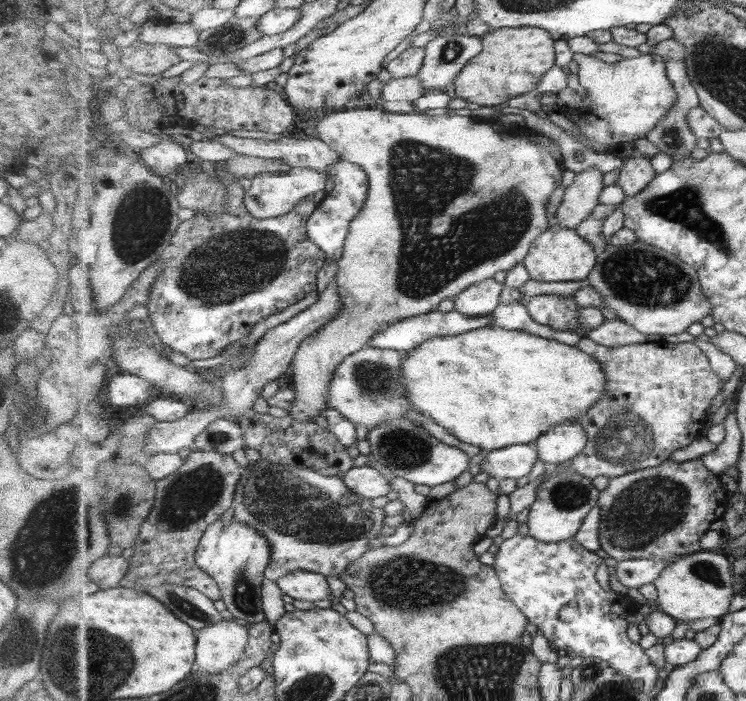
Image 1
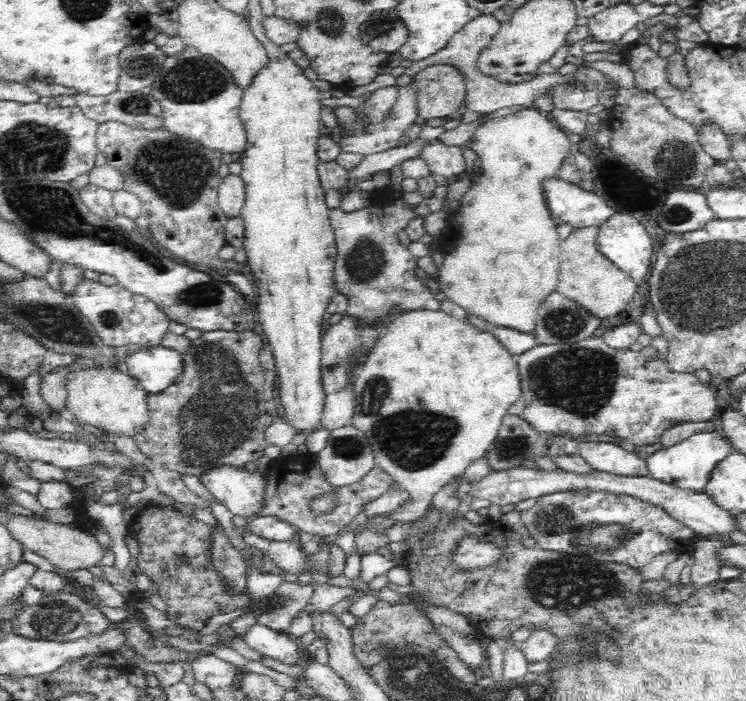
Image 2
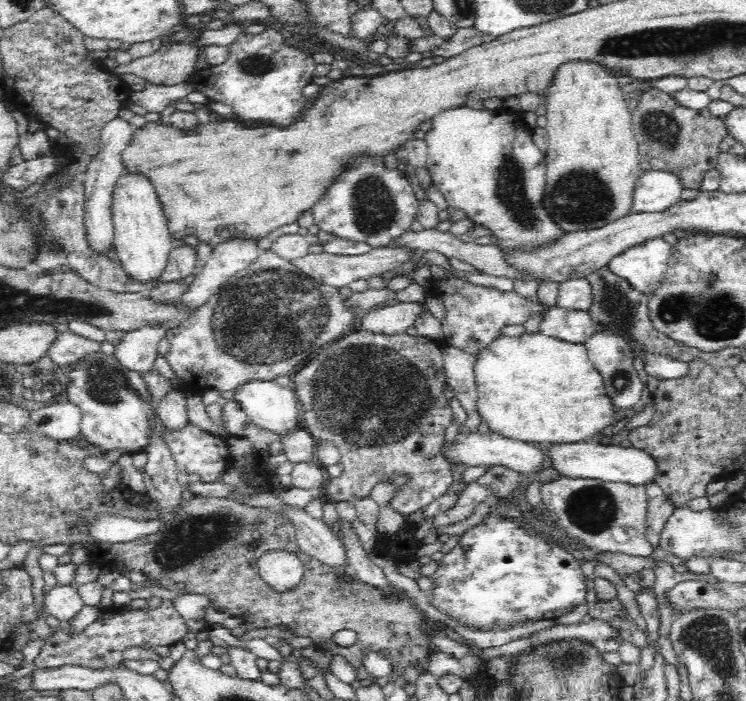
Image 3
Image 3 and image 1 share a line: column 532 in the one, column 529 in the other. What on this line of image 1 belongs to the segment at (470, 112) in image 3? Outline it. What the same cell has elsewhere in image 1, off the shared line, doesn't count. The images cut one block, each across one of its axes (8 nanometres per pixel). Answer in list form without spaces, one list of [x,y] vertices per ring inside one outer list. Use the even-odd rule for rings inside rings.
[[[380,107],[368,109],[346,108],[343,111],[323,113],[317,116],[317,137],[330,144],[343,161],[349,161],[367,171],[370,180],[370,194],[362,206],[357,218],[351,223],[349,237],[344,246],[343,256],[338,261],[339,270],[334,274],[336,285],[342,300],[342,310],[333,319],[333,322],[322,326],[315,334],[306,338],[299,347],[295,358],[292,359],[292,386],[296,392],[296,399],[289,413],[295,421],[301,423],[323,423],[324,412],[328,406],[328,394],[330,384],[334,380],[338,366],[350,355],[359,352],[362,348],[369,347],[369,340],[383,328],[396,321],[413,318],[422,314],[430,313],[439,306],[439,302],[445,299],[453,299],[460,295],[466,288],[475,283],[493,278],[501,270],[511,270],[524,262],[530,253],[535,239],[543,235],[549,227],[549,214],[547,214],[548,198],[561,186],[563,171],[559,169],[559,161],[546,146],[540,146],[536,140],[524,134],[525,126],[501,126],[496,122],[489,121],[483,116],[459,116],[450,115],[447,112],[442,115],[430,116],[425,113],[393,113]]]

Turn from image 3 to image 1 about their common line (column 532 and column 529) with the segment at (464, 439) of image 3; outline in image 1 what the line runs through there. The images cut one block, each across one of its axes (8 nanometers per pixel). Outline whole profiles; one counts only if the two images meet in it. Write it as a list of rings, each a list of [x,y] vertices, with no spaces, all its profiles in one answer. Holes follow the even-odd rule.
[[[537,442],[507,446],[501,450],[486,452],[485,459],[480,465],[480,472],[487,473],[495,479],[523,478],[529,476],[535,462],[540,461]]]

